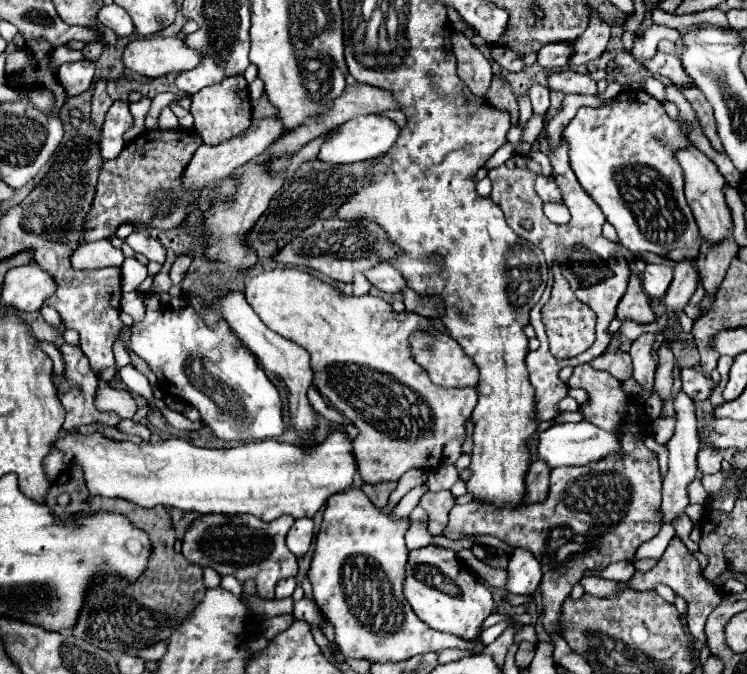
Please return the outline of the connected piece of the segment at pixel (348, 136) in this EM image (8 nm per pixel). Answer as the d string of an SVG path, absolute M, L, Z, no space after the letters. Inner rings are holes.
M357 116L351 118L349 122L341 124L333 136L329 136L319 152L319 158L329 164L349 164L349 162L359 162L359 160L369 160L375 158L383 152L389 152L389 148L395 144L399 138L401 128L387 116Z

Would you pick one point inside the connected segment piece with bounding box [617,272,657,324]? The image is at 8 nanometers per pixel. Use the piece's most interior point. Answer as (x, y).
(634, 306)

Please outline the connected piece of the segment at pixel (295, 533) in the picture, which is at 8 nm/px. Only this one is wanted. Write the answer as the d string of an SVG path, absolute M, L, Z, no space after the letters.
M299 518L295 520L295 524L291 526L289 534L287 534L287 546L295 556L305 556L307 550L311 548L313 542L313 520L311 518Z

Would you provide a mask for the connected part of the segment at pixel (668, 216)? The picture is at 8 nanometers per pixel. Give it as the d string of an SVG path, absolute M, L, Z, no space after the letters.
M625 90L605 108L579 108L575 118L567 126L563 126L561 138L569 148L569 162L579 184L599 204L599 208L607 216L607 222L617 230L619 242L627 250L631 250L633 254L653 252L671 260L697 258L701 234L683 196L683 172L673 158L673 150L685 146L687 136L681 132L679 124L665 114L663 106L653 96L643 90Z

